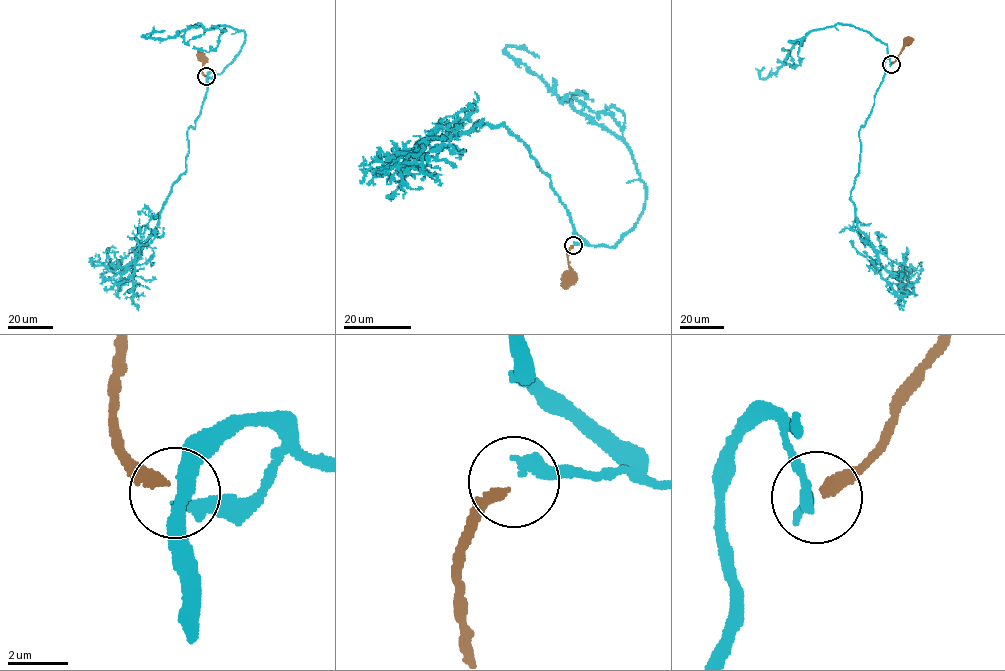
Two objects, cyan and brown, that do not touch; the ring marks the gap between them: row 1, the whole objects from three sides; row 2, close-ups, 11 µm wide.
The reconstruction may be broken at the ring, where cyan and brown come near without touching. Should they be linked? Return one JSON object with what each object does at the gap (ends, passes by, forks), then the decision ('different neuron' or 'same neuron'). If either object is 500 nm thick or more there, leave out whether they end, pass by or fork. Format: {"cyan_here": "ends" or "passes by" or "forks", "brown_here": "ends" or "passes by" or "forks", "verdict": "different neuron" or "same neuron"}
{"cyan_here": "ends", "brown_here": "ends", "verdict": "same neuron"}

